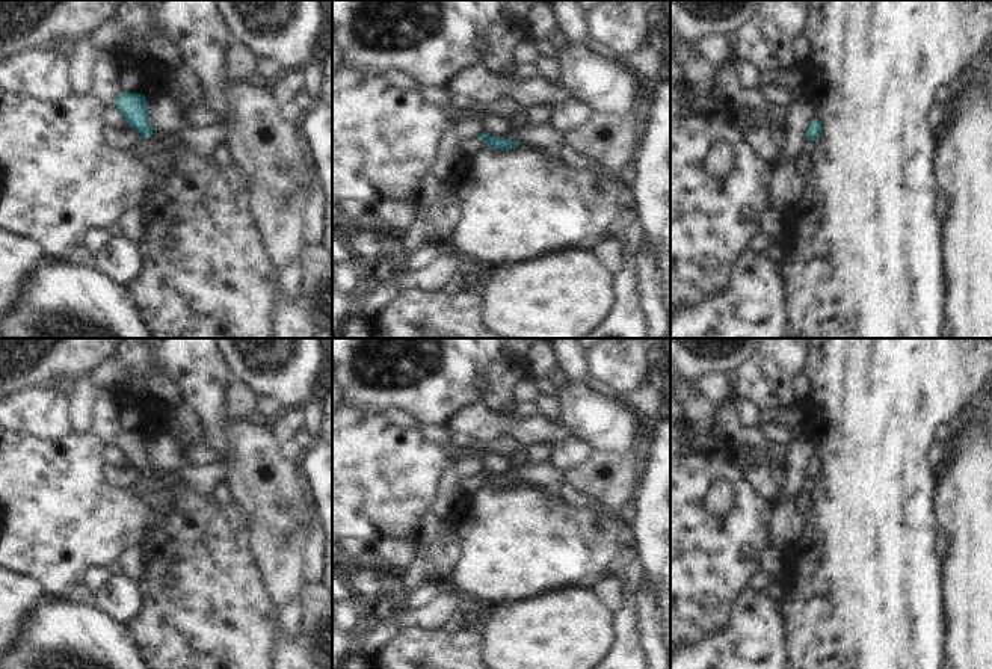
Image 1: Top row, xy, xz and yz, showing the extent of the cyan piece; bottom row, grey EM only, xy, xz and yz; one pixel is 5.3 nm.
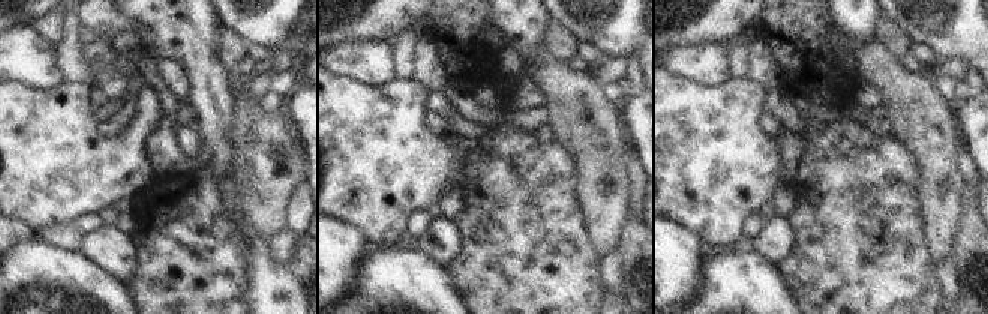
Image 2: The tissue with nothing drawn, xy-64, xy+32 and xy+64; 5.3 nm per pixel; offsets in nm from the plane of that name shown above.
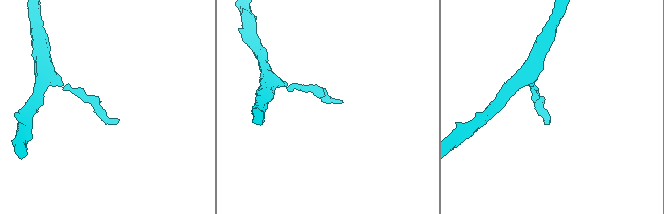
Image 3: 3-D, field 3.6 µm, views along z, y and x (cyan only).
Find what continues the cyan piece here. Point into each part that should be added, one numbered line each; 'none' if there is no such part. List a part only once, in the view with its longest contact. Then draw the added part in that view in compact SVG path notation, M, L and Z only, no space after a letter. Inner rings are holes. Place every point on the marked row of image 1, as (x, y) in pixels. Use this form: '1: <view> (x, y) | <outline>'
none

